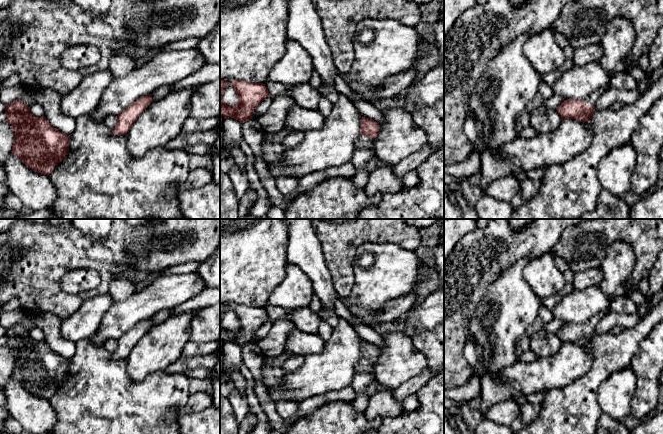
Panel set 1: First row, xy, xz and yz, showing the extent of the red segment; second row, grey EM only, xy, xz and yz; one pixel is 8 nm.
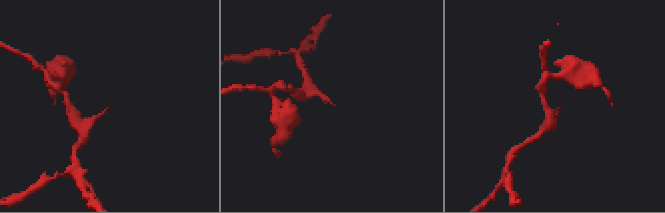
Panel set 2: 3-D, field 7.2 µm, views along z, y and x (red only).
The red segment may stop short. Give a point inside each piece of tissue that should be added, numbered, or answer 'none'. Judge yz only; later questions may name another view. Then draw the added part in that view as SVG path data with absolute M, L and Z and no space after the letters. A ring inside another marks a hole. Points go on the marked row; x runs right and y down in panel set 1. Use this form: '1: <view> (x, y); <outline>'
1: yz (591, 99); M609 84L608 86L602 88L601 90L597 90L593 93L591 93L587 98L584 99L584 102L589 105L589 106L595 106L595 102L597 98L600 96L600 94L604 91L606 91L608 88L610 88L611 85Z

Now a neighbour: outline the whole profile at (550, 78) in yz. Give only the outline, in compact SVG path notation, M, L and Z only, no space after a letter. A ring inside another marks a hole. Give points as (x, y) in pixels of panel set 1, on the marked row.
M566 59L564 64L560 68L558 68L555 71L552 71L546 75L543 75L541 77L541 79L543 82L547 83L548 85L553 86L554 83L556 82L556 80L561 76L561 74L564 71L572 68L573 66L574 66L573 59Z

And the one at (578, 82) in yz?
M598 61L590 62L582 66L573 66L572 68L564 71L561 76L556 80L552 86L555 94L559 94L564 100L568 99L582 99L587 98L591 93L601 90L608 86L611 81L609 75Z

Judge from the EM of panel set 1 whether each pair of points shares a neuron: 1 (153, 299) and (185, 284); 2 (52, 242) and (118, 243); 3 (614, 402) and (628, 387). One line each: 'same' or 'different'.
1: same
2: same
3: same

